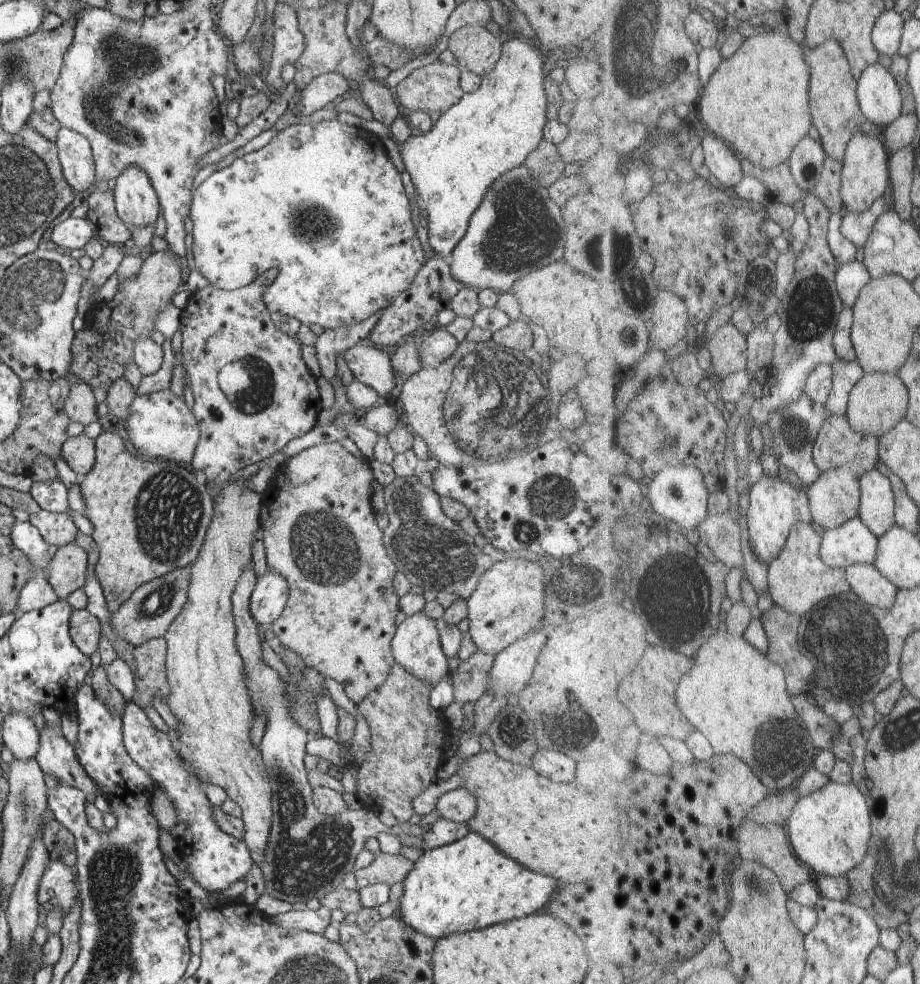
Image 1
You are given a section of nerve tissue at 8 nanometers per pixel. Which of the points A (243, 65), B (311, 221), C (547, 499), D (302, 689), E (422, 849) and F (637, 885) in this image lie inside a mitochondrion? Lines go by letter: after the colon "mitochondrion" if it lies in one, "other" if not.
A: mitochondrion
B: mitochondrion
C: mitochondrion
D: mitochondrion
E: other
F: other

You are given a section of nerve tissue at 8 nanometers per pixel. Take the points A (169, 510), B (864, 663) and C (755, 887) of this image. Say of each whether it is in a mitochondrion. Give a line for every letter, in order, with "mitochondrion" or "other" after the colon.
A: mitochondrion
B: mitochondrion
C: mitochondrion

